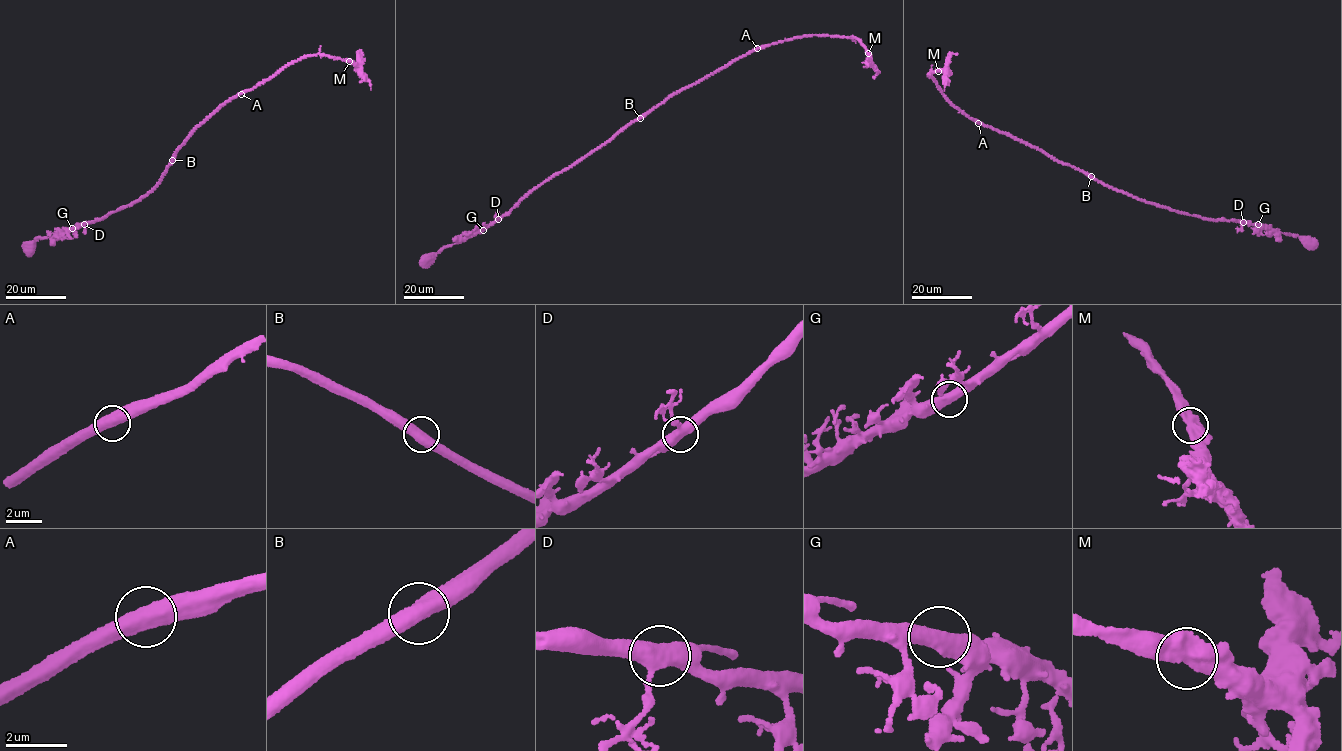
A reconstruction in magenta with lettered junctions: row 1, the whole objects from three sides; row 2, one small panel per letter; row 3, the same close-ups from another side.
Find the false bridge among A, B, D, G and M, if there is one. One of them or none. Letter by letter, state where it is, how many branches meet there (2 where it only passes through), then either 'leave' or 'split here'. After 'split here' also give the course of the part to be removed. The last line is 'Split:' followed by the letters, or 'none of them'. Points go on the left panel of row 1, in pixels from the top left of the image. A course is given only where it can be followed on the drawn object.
A: place (241, 94); branches 2; leave
B: place (172, 160); branches 2; leave
D: place (84, 224); branches 3; leave
G: place (72, 228); branches 2; leave
M: place (349, 61); branches 2; leave
Split: none of them

